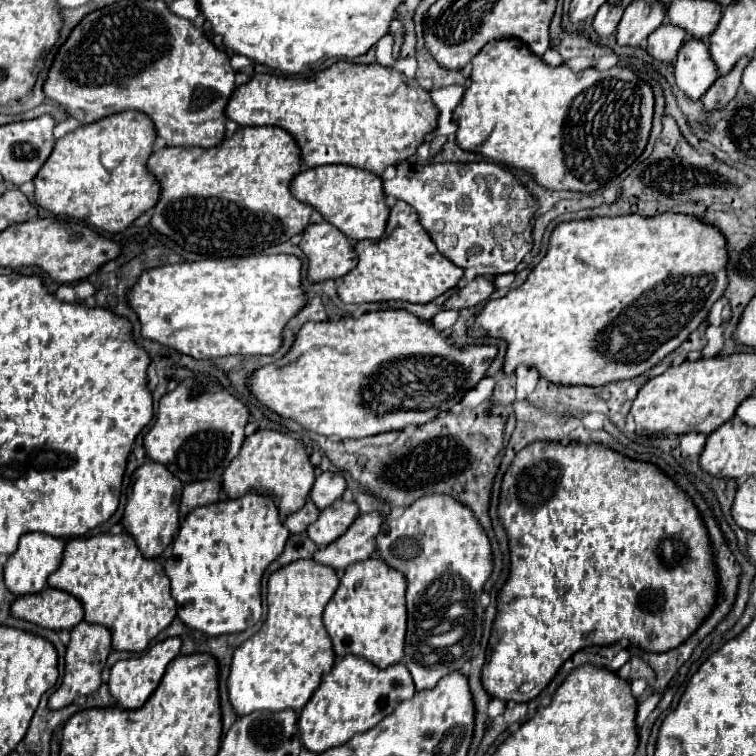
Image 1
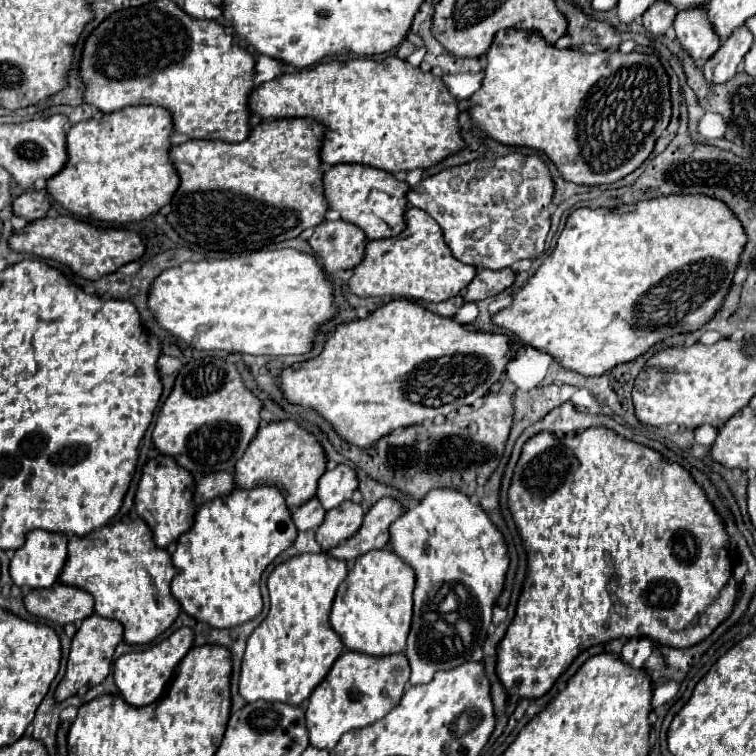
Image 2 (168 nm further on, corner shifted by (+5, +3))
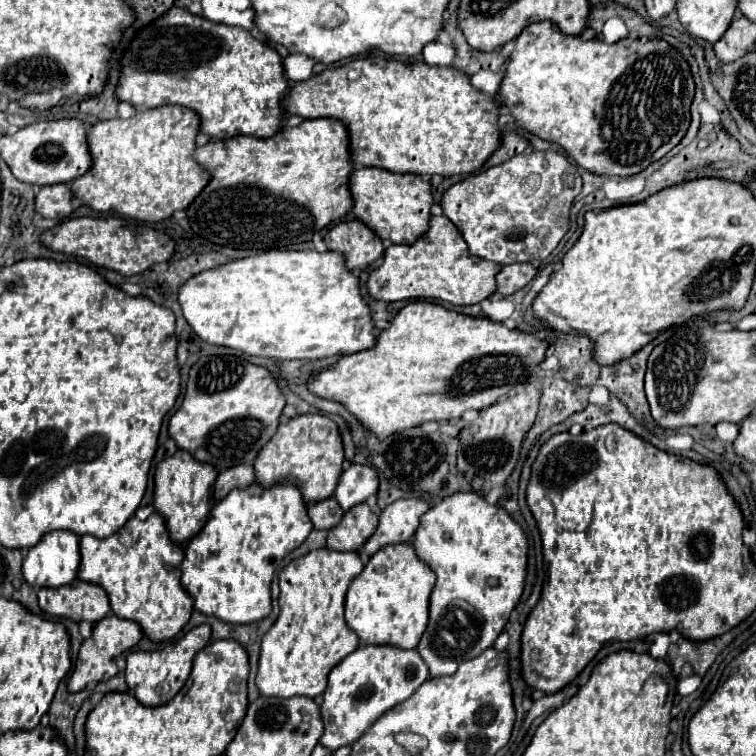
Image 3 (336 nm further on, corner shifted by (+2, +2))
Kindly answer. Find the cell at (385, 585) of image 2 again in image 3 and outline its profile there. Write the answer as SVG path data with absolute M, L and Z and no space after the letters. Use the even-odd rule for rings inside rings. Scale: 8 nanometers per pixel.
M410 543L388 545L374 553L346 593L346 625L364 645L414 649L428 625L428 597L436 575L418 561Z

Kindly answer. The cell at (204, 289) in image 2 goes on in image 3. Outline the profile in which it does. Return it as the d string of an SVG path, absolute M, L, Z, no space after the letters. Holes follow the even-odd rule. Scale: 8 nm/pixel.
M270 249L254 257L224 263L182 283L178 289L178 303L184 319L204 343L238 349L246 355L272 359L322 359L370 349L376 341L370 309L360 297L358 277L344 267L342 255L334 251Z

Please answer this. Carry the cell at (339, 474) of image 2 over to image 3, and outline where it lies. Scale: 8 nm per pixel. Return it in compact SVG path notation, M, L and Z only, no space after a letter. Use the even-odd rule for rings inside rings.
M350 465L348 469L342 471L334 499L338 505L348 511L358 503L364 503L370 495L376 495L378 491L378 475L372 467L366 465Z

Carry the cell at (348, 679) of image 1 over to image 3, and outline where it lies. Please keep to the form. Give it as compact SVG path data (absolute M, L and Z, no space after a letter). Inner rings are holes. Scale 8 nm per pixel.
M388 645L358 647L330 671L328 687L320 703L320 717L324 723L320 743L330 751L352 745L380 715L408 699L426 679L428 667L416 649L404 651Z

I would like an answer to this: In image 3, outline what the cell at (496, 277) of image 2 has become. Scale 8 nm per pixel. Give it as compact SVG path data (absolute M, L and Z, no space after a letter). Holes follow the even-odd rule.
M512 263L512 265L504 265L498 275L496 275L496 291L500 295L512 295L518 289L526 287L532 277L538 273L538 269L532 267L532 263Z

